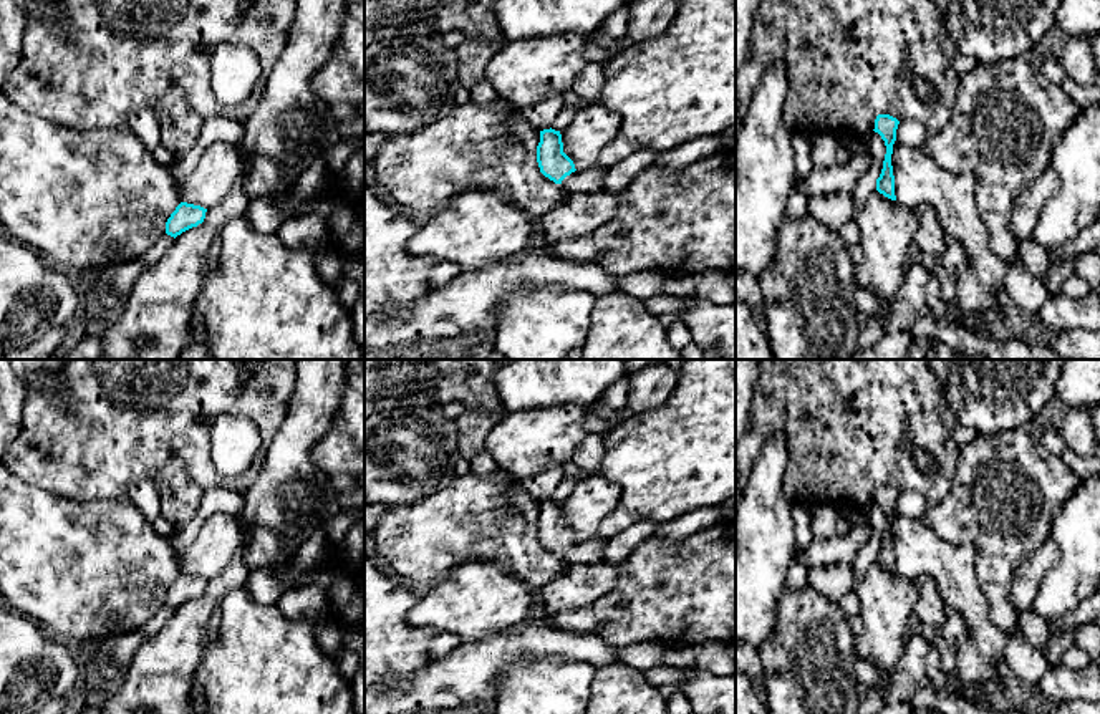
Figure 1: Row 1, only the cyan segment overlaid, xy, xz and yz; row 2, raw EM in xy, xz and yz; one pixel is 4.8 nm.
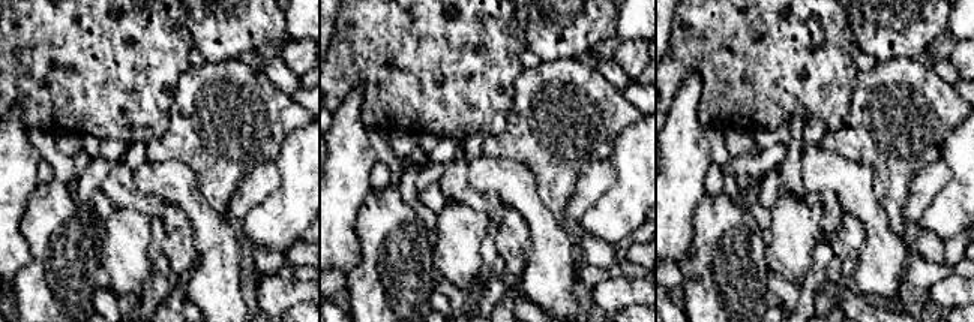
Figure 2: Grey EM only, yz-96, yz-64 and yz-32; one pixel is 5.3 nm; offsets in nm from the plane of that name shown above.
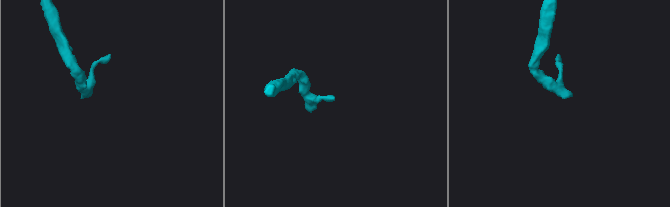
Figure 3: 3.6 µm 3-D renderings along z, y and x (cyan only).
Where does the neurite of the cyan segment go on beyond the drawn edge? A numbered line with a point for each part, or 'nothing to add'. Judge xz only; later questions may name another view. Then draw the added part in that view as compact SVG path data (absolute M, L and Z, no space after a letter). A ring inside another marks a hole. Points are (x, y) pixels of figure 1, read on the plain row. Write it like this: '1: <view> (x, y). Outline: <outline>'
1: xz (590, 552). Outline: M600 538L575 542L562 552L567 563L598 565L605 562L605 542Z

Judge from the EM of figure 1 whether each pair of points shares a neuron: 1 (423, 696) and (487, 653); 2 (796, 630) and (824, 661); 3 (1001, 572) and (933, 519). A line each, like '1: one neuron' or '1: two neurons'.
1: one neuron
2: one neuron
3: one neuron

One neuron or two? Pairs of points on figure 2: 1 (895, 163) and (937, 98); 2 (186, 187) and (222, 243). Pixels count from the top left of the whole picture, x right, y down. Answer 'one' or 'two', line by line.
1: one
2: one

